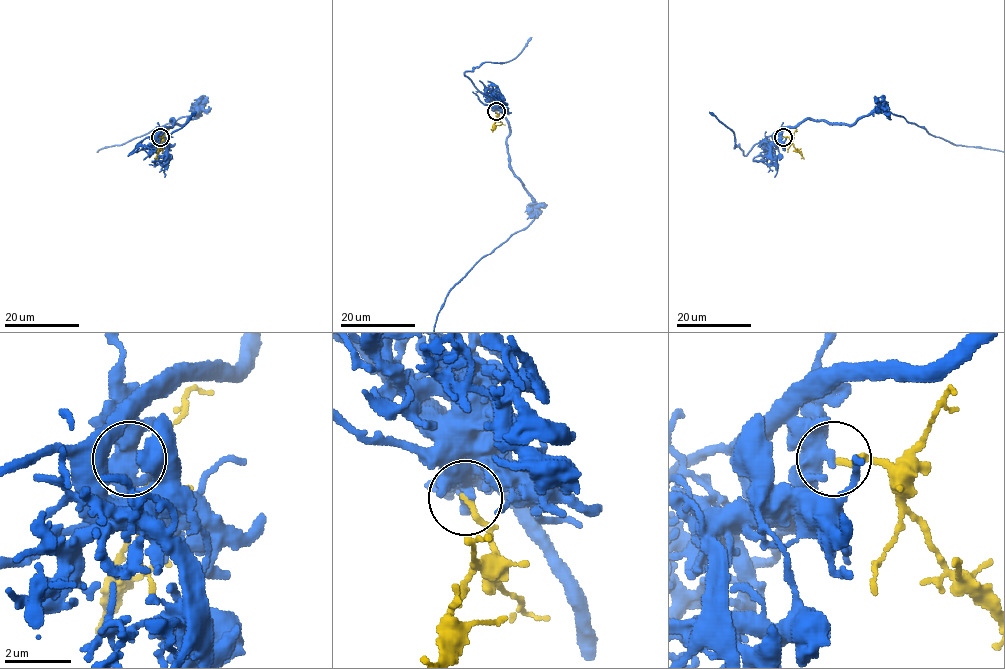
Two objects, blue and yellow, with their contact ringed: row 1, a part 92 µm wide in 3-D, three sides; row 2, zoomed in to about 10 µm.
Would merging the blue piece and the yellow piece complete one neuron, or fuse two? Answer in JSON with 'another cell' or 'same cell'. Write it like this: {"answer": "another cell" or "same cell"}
{"answer": "another cell"}

